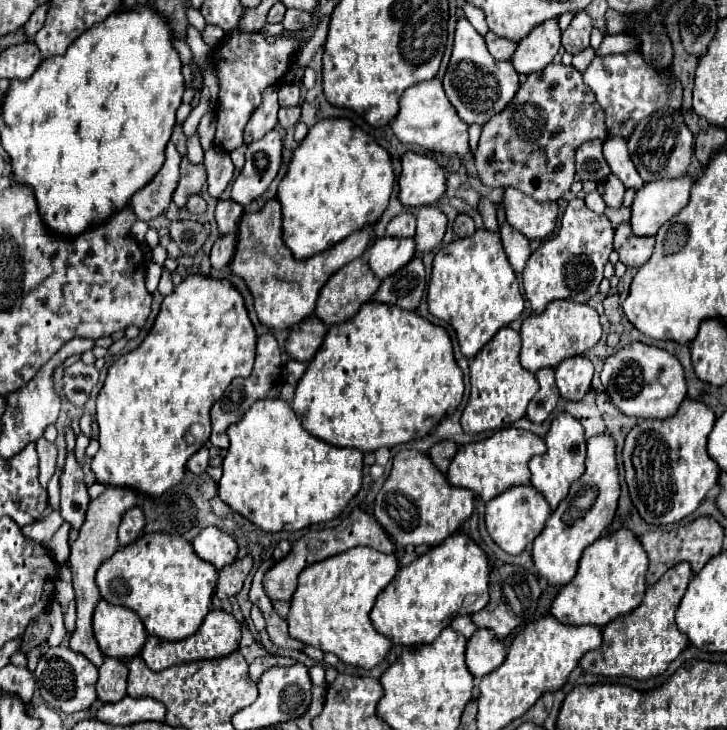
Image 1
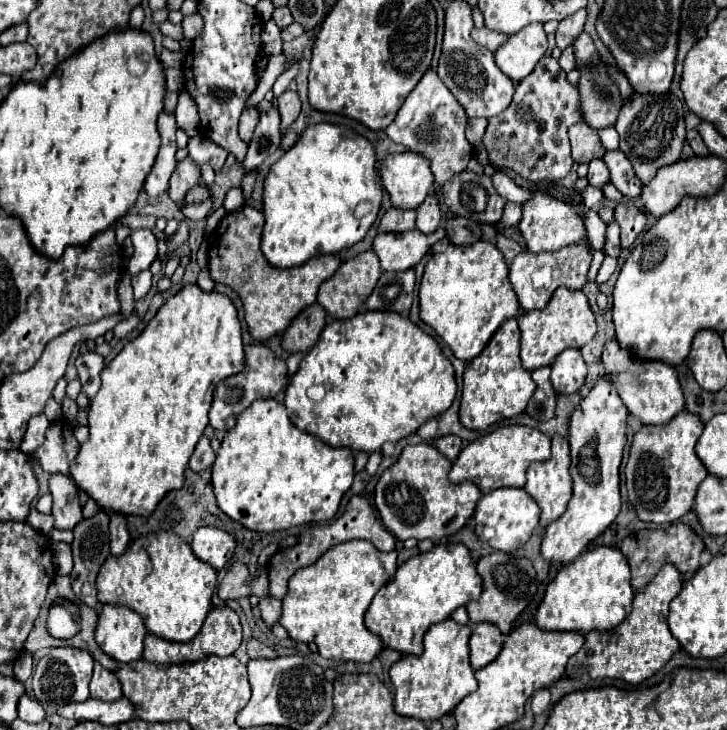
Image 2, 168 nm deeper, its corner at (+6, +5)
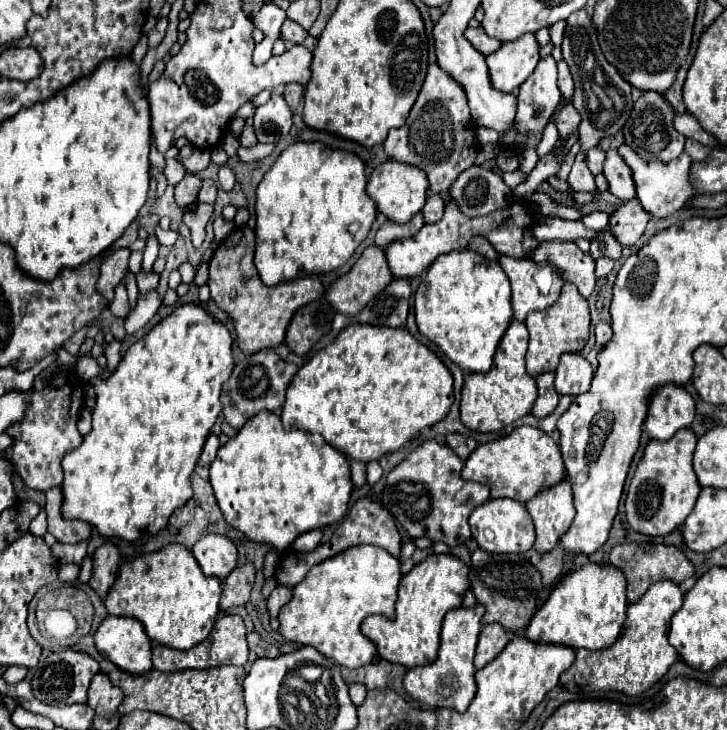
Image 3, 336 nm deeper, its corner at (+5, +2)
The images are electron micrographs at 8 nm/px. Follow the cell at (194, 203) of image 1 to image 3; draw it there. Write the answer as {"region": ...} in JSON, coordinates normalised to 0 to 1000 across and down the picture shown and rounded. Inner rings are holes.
{"region":[[[279,247],[279,255],[276,255],[276,263],[274,263],[274,277],[296,277],[298,271],[298,255],[293,247]]]}

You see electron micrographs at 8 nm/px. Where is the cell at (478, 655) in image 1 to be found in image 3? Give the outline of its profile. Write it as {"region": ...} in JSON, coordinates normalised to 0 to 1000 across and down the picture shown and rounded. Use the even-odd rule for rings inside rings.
{"region":[[[670,855],[659,868],[659,882],[653,893],[653,915],[670,912],[700,879],[700,871],[689,855]]]}

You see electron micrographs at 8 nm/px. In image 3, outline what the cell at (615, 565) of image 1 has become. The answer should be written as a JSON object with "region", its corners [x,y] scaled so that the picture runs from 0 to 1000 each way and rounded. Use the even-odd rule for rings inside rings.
{"region":[[[805,773],[802,778],[791,781],[788,786],[777,789],[747,833],[730,847],[722,871],[730,879],[747,882],[772,882],[788,890],[829,890],[838,888],[849,868],[857,860],[860,838],[862,838],[862,819],[860,819],[860,789],[854,781],[846,781],[838,773]]]}

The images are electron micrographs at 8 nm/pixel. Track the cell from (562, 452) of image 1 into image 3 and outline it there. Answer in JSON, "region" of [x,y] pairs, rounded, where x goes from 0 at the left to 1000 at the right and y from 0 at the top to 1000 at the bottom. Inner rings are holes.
{"region":[[[780,658],[772,663],[744,674],[739,682],[728,685],[722,690],[736,726],[739,726],[739,740],[736,740],[736,753],[741,759],[758,756],[766,745],[769,737],[783,726],[788,710],[791,710],[791,696],[788,696],[788,671]]]}

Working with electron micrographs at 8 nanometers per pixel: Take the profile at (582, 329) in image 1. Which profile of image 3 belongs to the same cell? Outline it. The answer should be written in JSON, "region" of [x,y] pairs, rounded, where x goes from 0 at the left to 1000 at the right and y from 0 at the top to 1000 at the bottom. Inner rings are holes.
{"region":[[[777,386],[769,411],[744,427],[730,427],[722,438],[728,452],[728,479],[725,479],[725,510],[730,515],[761,510],[769,499],[769,488],[777,482],[799,482],[810,463],[810,419],[807,411],[799,408],[794,392],[788,386]]]}

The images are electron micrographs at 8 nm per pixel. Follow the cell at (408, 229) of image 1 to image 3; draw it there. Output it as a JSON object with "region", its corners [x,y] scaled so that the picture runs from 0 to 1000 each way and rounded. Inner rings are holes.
{"region":[[[571,293],[563,304],[557,307],[546,307],[546,304],[530,304],[521,315],[519,315],[519,323],[516,323],[516,334],[521,340],[530,340],[535,337],[538,332],[543,329],[554,329],[554,326],[565,326],[568,321],[574,321],[579,312],[582,312],[582,293]]]}

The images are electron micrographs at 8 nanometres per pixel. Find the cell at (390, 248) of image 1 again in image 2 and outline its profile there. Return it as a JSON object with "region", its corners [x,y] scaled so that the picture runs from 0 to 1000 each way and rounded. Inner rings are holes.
{"region":[[[611,308],[600,319],[583,322],[572,314],[556,319],[520,319],[514,327],[514,347],[523,355],[528,371],[558,371],[569,366],[583,347],[602,330],[611,327]]]}

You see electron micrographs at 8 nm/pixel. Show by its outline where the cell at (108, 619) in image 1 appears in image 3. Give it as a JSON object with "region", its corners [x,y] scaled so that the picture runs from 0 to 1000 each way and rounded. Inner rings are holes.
{"region":[[[147,844],[131,866],[136,896],[153,904],[164,918],[199,923],[208,918],[208,877],[186,847]]]}

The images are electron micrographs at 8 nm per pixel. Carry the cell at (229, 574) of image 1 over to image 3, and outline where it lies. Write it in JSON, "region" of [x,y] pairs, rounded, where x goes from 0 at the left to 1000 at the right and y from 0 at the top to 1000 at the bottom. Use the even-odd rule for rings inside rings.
{"region":[[[348,773],[329,775],[304,800],[307,800],[307,814],[304,814],[301,830],[307,836],[320,833],[320,830],[340,827],[343,825],[343,816],[345,816],[345,805],[351,800],[351,775]]]}

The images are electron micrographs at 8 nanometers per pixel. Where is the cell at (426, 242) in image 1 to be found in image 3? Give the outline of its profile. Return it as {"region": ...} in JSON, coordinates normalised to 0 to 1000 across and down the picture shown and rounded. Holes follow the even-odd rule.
{"region":[[[590,266],[587,268],[587,277],[585,277],[585,282],[582,282],[582,299],[585,299],[585,304],[587,307],[596,307],[596,304],[601,304],[607,296],[609,296],[609,285],[612,285],[612,277],[609,277],[609,271],[604,268],[604,266]]]}

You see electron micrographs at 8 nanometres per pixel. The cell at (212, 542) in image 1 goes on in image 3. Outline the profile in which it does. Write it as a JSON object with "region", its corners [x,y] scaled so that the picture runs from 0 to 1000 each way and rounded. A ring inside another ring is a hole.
{"region":[[[285,732],[265,748],[265,762],[274,770],[282,789],[296,789],[309,795],[315,784],[326,775],[326,751],[323,745],[301,732]]]}

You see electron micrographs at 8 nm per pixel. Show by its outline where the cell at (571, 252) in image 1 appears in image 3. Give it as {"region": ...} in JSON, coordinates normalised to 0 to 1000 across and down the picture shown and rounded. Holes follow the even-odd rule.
{"region":[[[689,351],[686,362],[706,395],[706,436],[719,441],[733,425],[750,425],[769,408],[777,384],[755,362],[733,362],[730,356],[708,356]]]}

